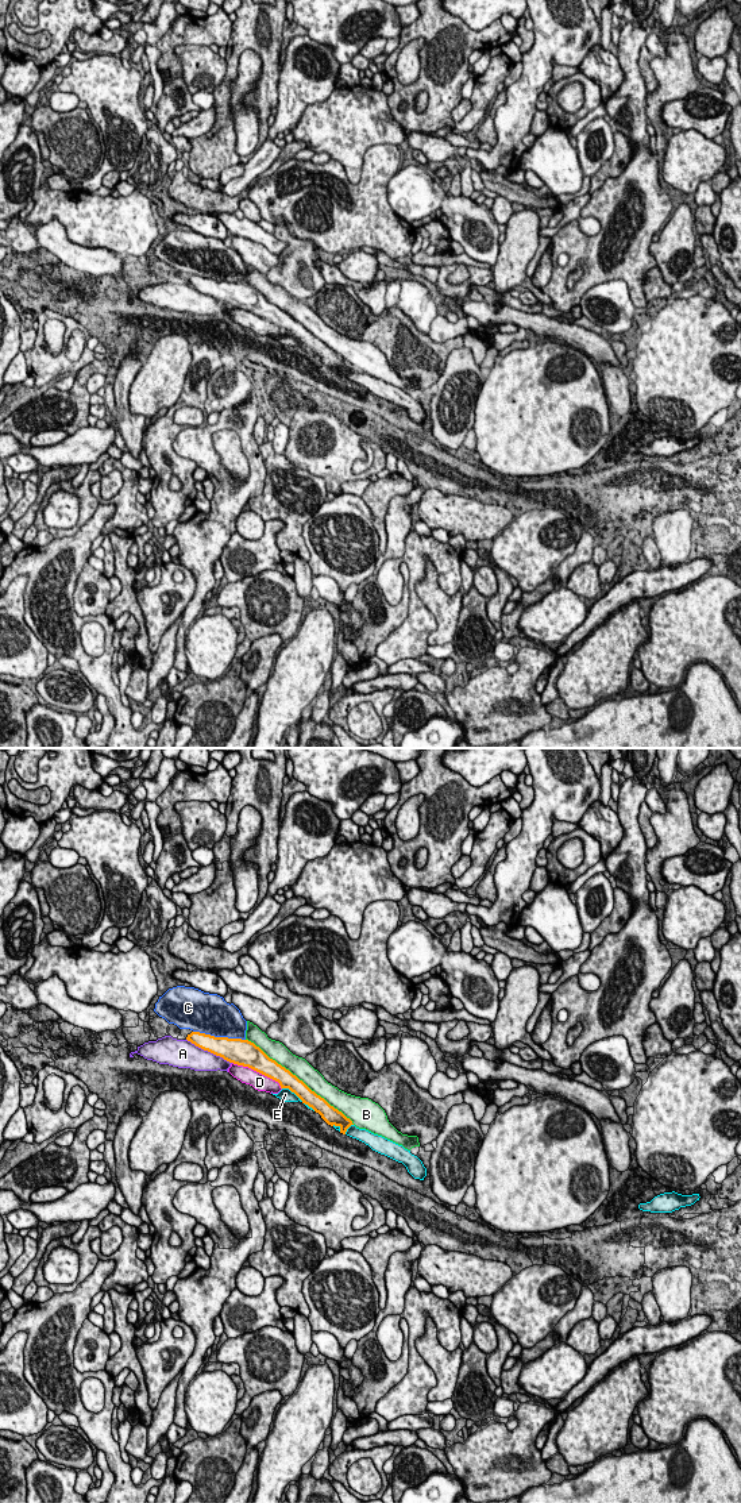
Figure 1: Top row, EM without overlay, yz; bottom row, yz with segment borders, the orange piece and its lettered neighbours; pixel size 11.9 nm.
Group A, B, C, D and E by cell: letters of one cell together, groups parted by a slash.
A / B / C / D / E

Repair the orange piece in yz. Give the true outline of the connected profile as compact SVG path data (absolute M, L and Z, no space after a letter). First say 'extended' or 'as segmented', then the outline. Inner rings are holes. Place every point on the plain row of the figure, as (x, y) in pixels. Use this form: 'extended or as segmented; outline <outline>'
as segmented; outline M192 275L186 281L196 290L208 294L224 304L248 311L275 325L281 332L289 332L302 347L312 351L331 370L339 370L340 377L346 378L347 373L354 369L341 355L331 350L324 342L312 335L302 324L289 313L270 302L259 290L248 284L215 281L211 278Z

